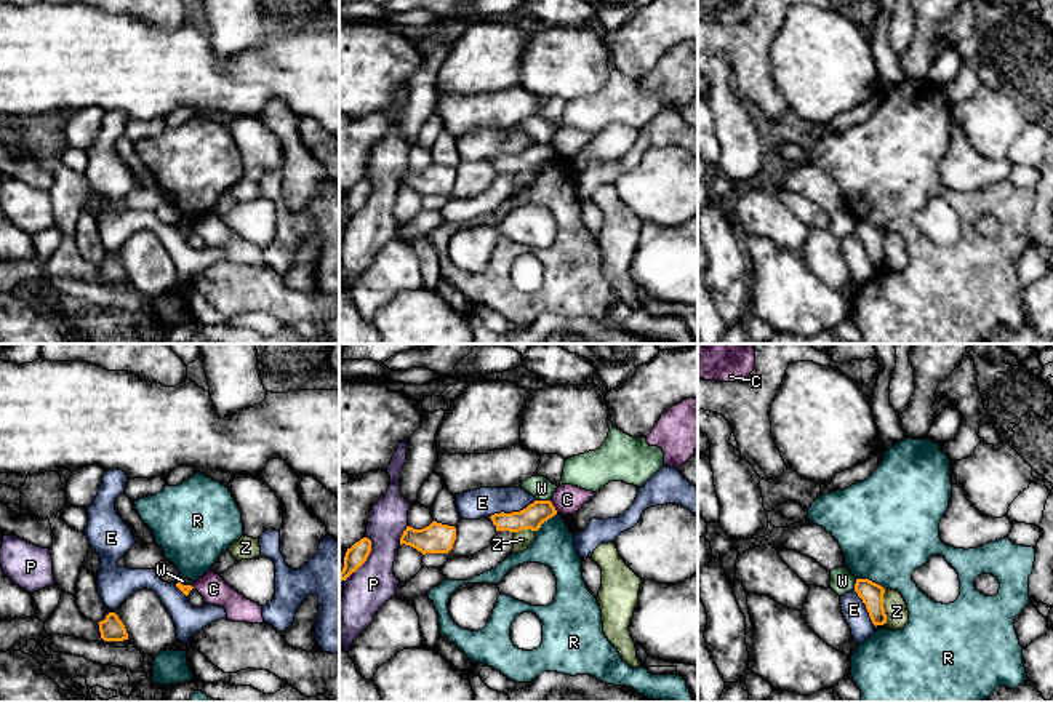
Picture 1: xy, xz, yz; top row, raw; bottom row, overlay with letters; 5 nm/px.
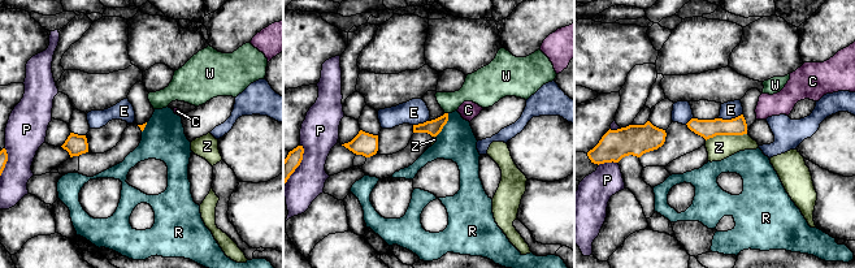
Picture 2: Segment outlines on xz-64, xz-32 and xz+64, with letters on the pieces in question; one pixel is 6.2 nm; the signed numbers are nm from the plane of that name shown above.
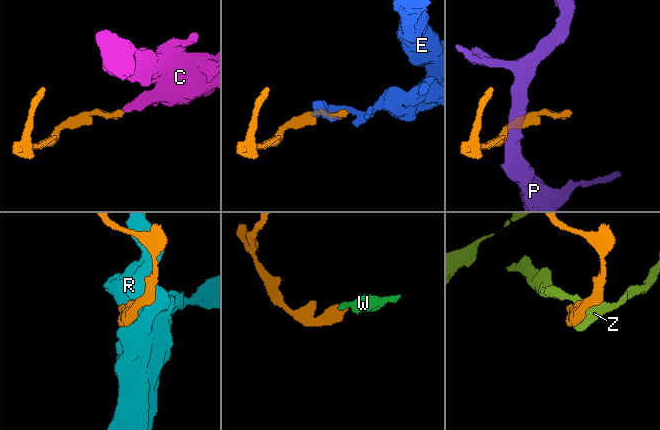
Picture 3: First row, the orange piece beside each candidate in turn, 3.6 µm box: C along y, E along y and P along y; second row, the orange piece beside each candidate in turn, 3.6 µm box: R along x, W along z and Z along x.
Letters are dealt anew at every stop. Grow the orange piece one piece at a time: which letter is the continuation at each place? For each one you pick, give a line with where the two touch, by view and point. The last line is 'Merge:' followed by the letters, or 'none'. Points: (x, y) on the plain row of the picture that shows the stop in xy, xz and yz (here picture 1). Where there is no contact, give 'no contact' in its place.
Merge: none

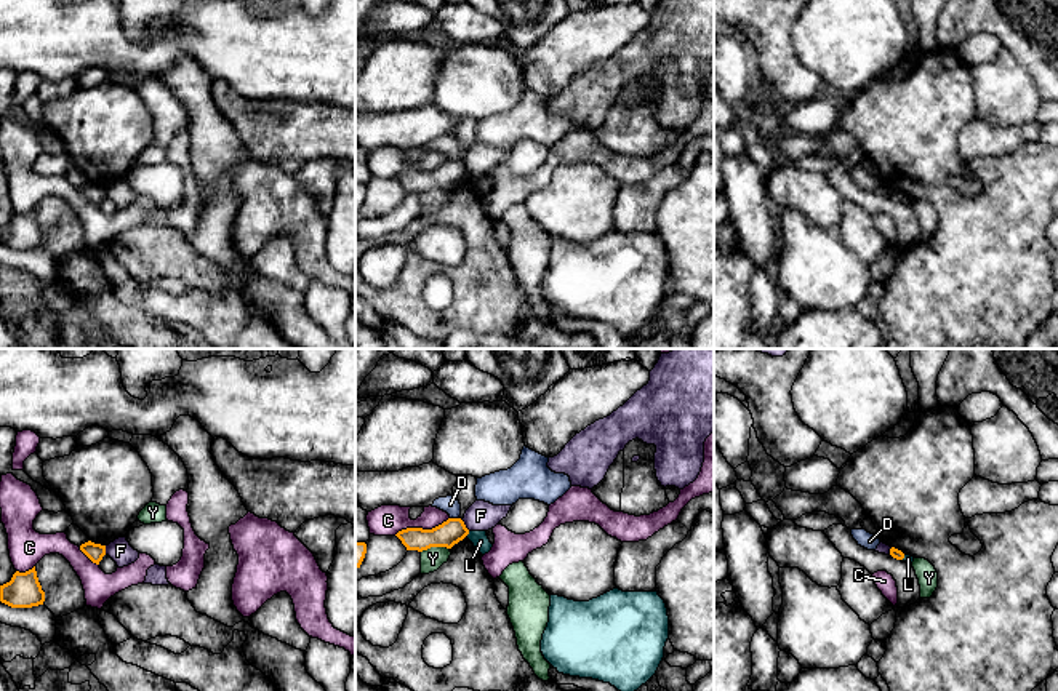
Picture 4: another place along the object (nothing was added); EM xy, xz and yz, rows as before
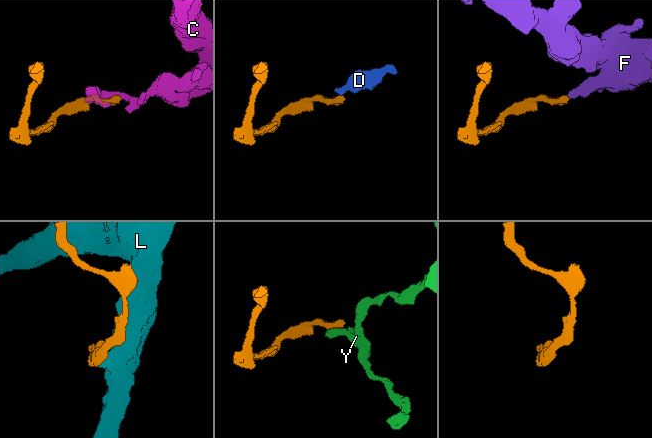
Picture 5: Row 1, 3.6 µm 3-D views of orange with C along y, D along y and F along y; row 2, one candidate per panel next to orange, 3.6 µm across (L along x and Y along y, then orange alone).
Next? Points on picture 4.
Merge: none

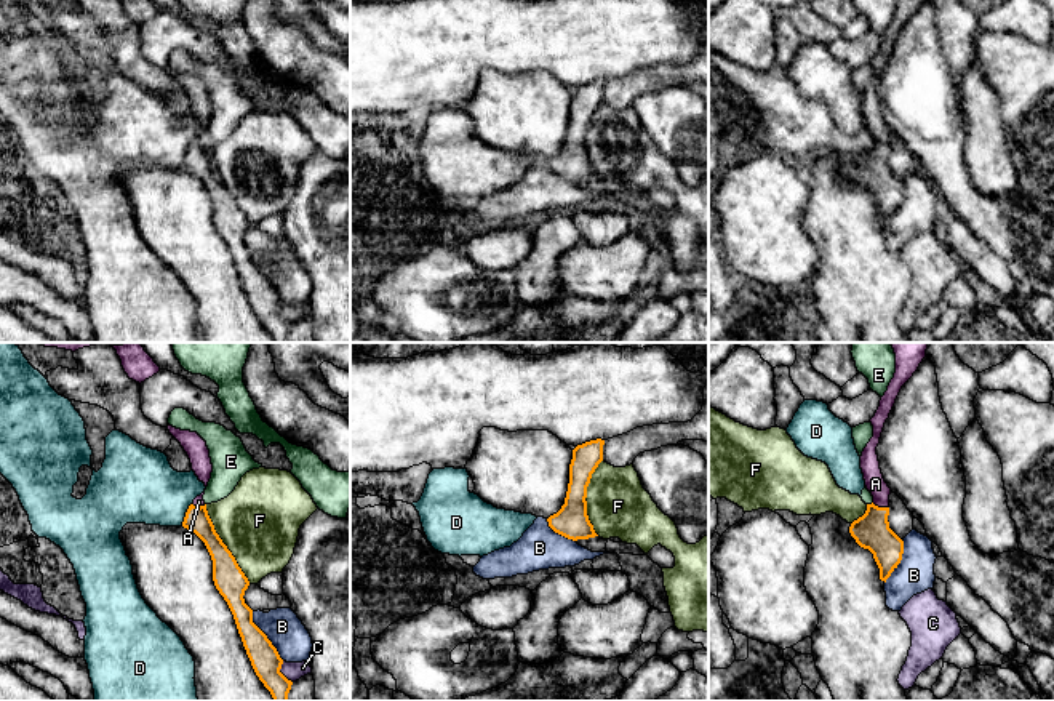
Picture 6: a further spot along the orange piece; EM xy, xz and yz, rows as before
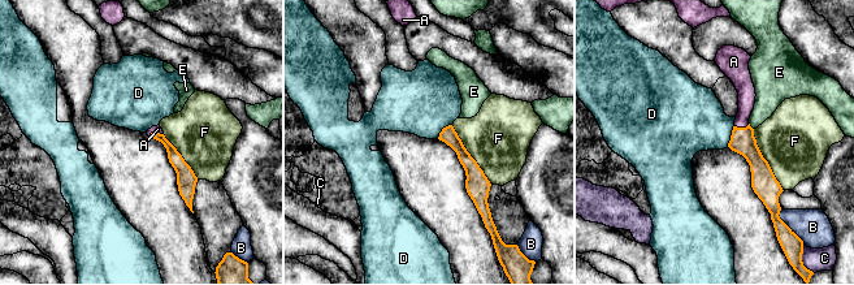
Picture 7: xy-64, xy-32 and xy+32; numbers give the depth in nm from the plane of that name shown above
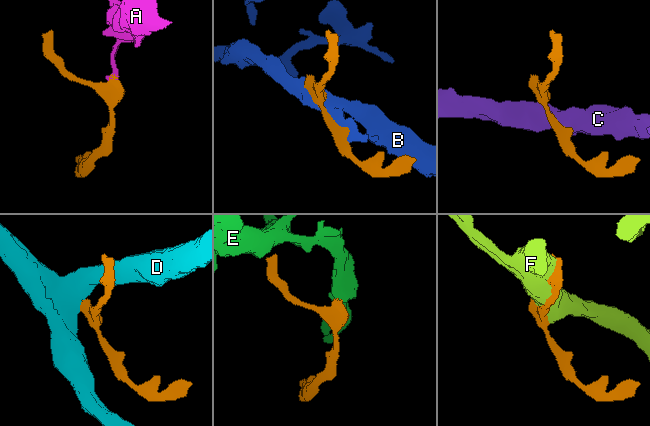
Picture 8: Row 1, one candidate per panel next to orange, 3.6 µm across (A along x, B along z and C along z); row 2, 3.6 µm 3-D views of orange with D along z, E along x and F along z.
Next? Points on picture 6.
A: meets orange in yz at (880, 149)
Merge: A

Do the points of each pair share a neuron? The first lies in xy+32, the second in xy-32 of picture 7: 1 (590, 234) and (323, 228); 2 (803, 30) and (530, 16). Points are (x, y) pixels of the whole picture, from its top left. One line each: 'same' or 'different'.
1: different
2: different

